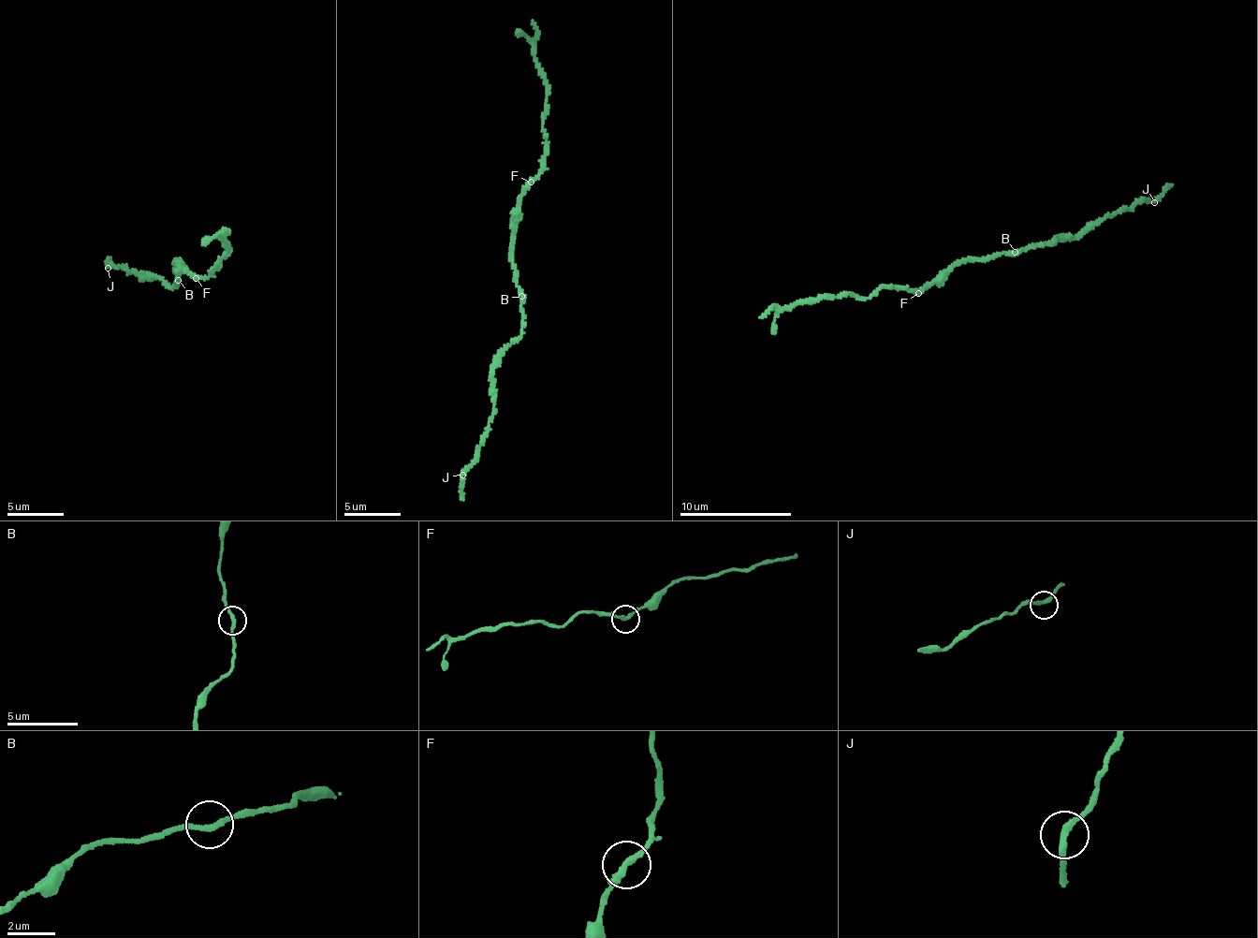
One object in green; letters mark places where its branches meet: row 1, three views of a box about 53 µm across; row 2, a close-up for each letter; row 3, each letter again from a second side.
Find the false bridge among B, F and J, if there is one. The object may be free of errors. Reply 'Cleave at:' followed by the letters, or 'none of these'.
Cleave at: none of these

